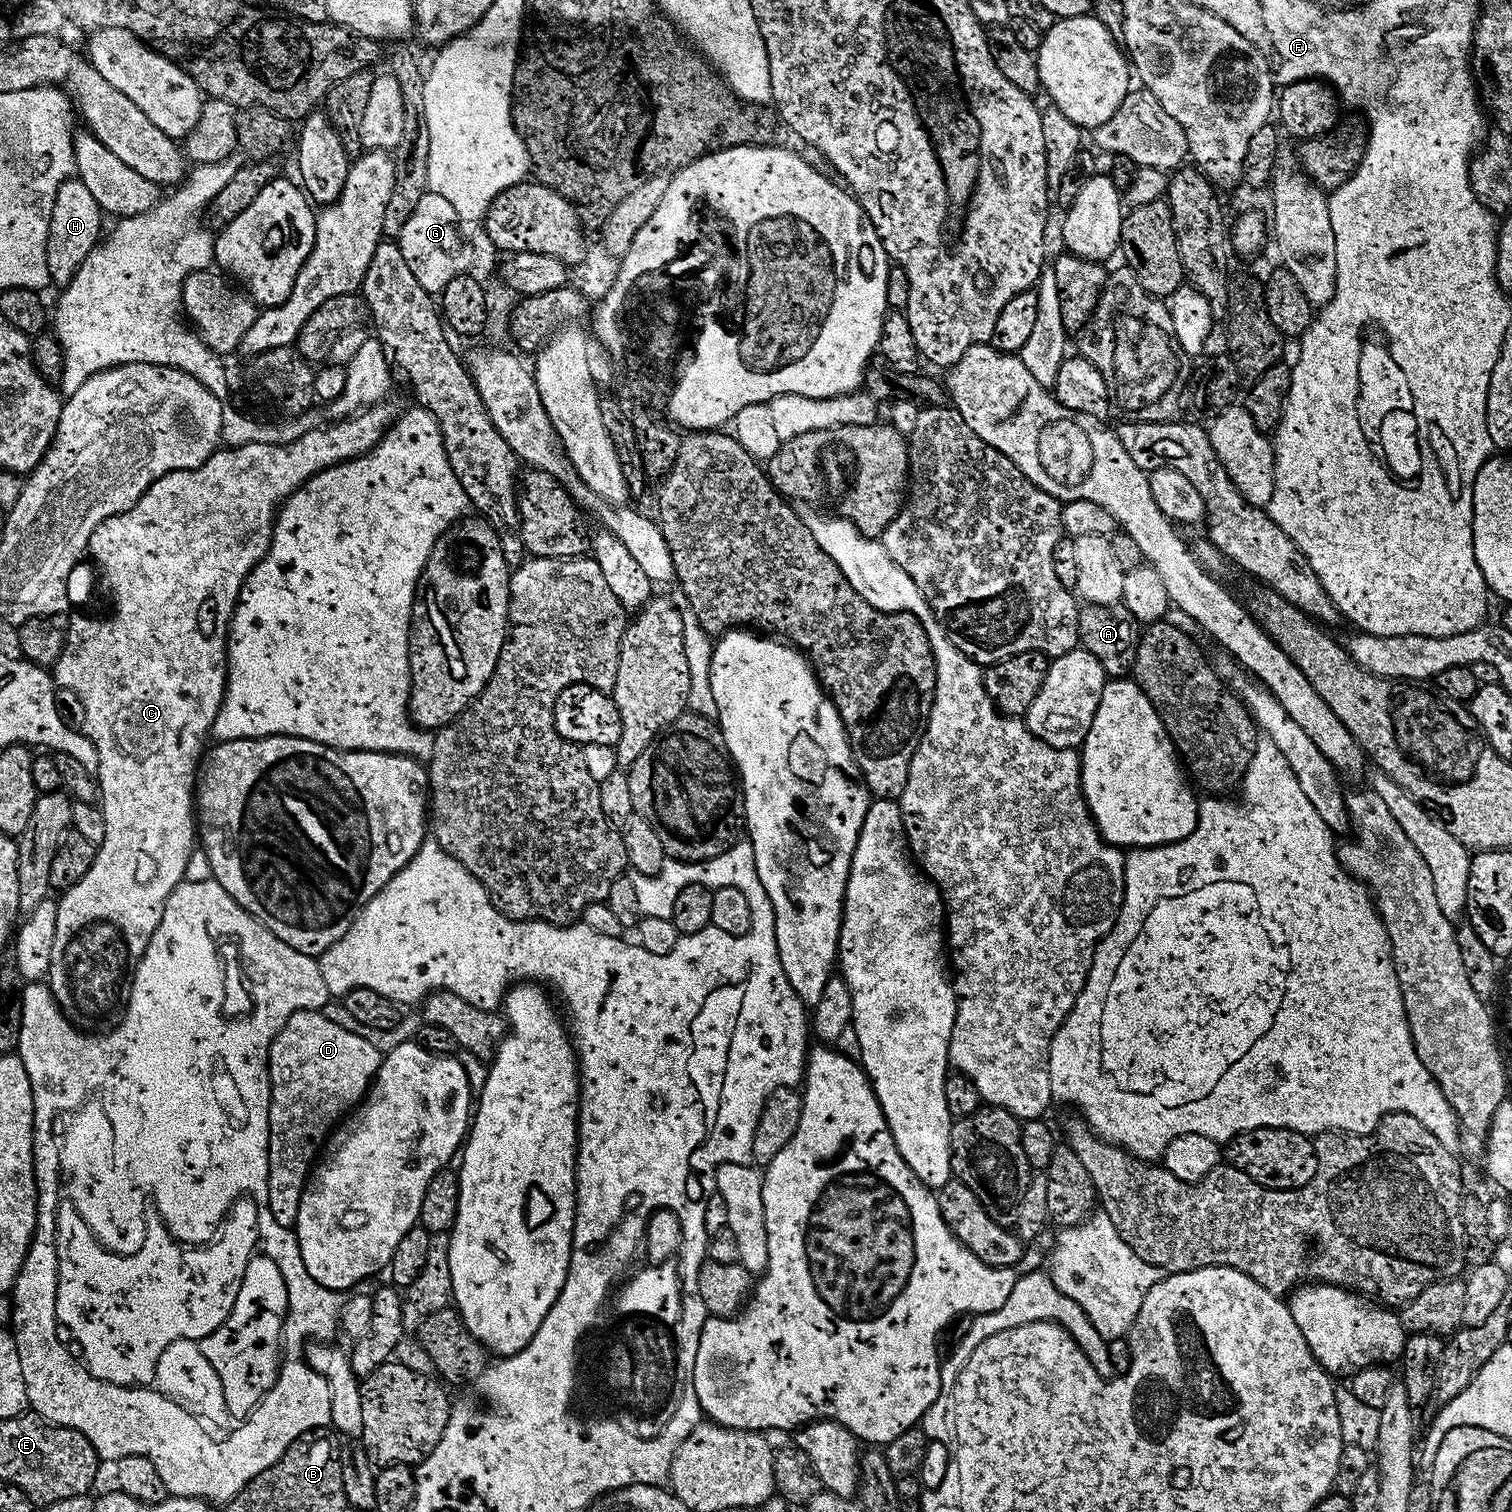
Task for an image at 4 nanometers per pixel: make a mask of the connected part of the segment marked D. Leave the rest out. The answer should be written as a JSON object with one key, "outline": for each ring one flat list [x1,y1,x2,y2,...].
{"outline":[[302,1010,290,1014,290,1018,286,1022,286,1026,282,1026,282,1030,278,1030,278,1034,274,1038,274,1042,270,1046,270,1054,268,1055,268,1069,270,1070,270,1130,268,1131,268,1205,270,1206,270,1214,274,1214,274,1222,278,1222,278,1226,283,1228,295,1229,296,1219,298,1218,298,1206,302,1202,302,1194,304,1188,308,1185,308,1178,314,1168,314,1161,321,1155,322,1149,330,1135,330,1133,341,1123,342,1118,347,1117,363,1101,368,1095,368,1089,372,1086,372,1081,376,1078,376,1071,380,1068,382,1053,379,1052,374,1045,366,1038,360,1037,350,1030,343,1029,338,1023,332,1022,326,1018,320,1010,311,1012,310,1010]]}

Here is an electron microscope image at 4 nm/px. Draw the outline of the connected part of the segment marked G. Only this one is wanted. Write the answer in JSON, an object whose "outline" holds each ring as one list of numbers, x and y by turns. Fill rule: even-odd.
{"outline":[[426,191,418,206,414,206,414,214,406,218,406,226,402,226,398,243,402,250,402,258,406,258,406,266,410,266,414,278,418,278,422,290,439,294,458,274,468,272,472,264,472,248,464,241,460,233,462,221,460,215,442,198,442,194]]}

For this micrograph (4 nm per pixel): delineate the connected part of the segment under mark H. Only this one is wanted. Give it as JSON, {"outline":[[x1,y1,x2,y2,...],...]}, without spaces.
{"outline":[[78,178,63,181,58,186,58,194,54,198,54,210,50,214,48,233,46,234,46,266,48,279,54,285,63,286,71,282,74,274,82,266,82,262,102,239,100,232,102,213,98,202,94,202,94,194,86,190,86,186]]}

